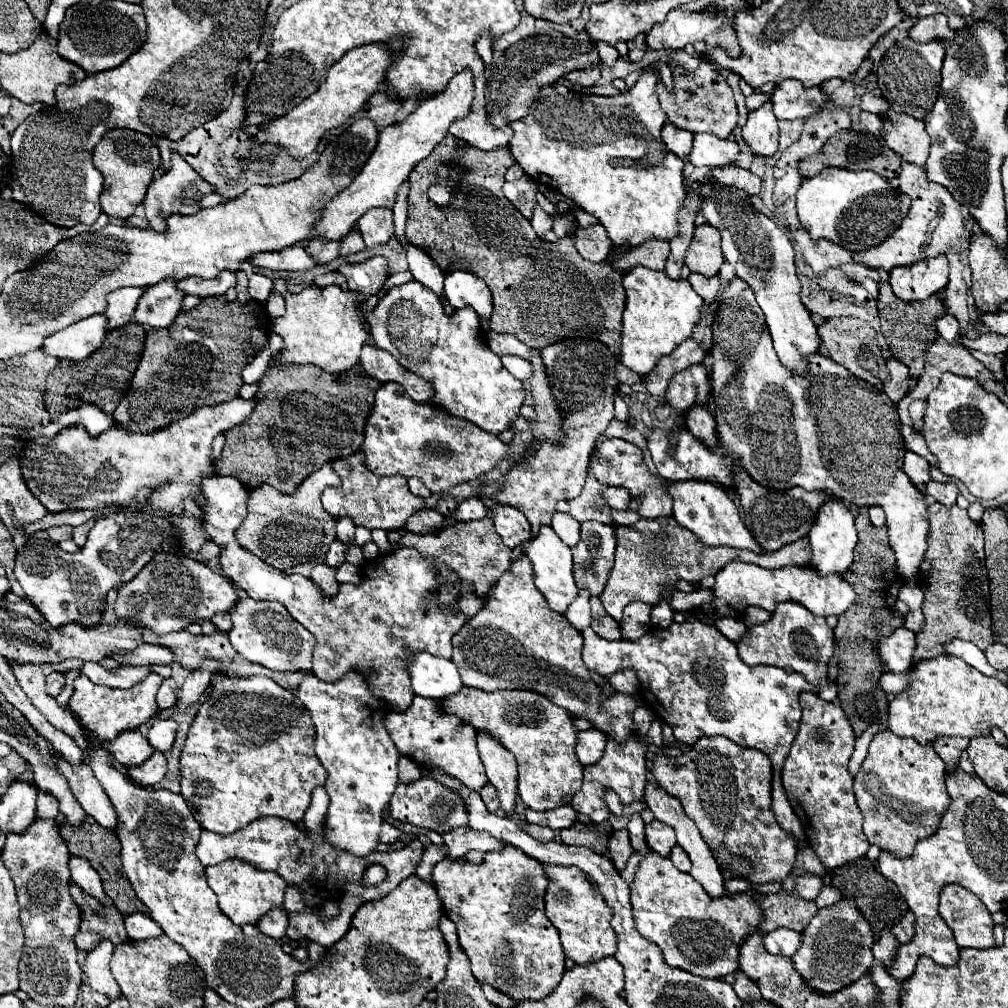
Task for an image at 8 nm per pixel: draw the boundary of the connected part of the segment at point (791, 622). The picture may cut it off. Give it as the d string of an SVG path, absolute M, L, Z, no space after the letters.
M786 601L776 607L768 623L748 629L748 639L744 639L744 643L738 643L738 653L742 661L748 665L774 665L782 669L790 667L792 671L802 673L804 677L808 677L810 683L820 685L818 697L833 702L838 695L837 685L826 681L828 677L826 663L834 651L832 641L834 641L834 631L828 627L824 617L812 615L800 603Z

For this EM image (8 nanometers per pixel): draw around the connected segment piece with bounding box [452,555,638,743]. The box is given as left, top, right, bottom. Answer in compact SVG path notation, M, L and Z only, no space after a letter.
M520 555L498 579L486 605L462 625L452 639L454 655L466 687L484 691L528 689L548 697L552 703L576 717L588 719L596 729L624 743L632 735L632 713L638 707L634 695L604 695L582 661L582 635L568 619L552 611L534 585L532 561Z

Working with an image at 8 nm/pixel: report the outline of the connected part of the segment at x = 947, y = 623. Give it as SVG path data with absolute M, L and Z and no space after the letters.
M932 503L928 507L928 521L930 521L930 531L928 531L928 551L924 555L924 561L920 563L920 575L918 575L918 585L922 587L926 599L924 599L924 605L922 605L922 611L924 611L924 625L922 625L922 631L918 633L918 647L916 647L916 659L912 659L914 663L920 661L920 659L930 659L934 655L942 655L944 649L942 649L942 643L946 643L948 639L964 639L964 641L972 641L976 643L982 651L986 651L988 645L994 643L992 639L992 621L990 621L990 595L988 595L988 573L986 573L986 565L984 565L984 533L982 533L982 527L980 523L972 521L968 517L968 511L966 509L960 509L958 505L952 505L952 507L946 507L946 505L940 505L940 503Z

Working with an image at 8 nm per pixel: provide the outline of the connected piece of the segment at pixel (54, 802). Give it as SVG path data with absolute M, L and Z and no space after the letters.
M40 791L40 793L38 793L36 817L40 817L40 819L44 819L44 817L56 819L58 813L60 813L60 809L58 809L58 799L56 799L52 793L44 793L44 791Z

